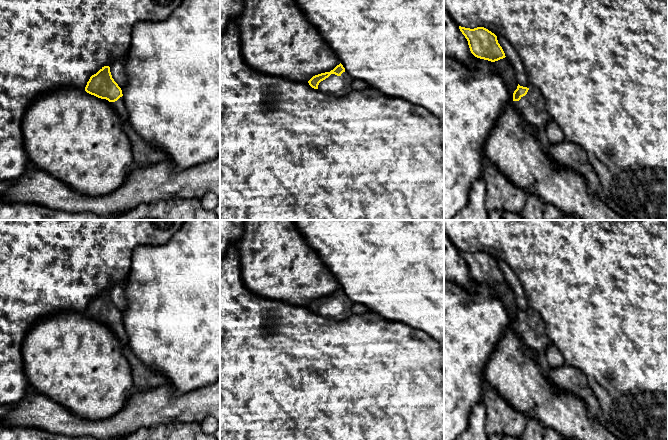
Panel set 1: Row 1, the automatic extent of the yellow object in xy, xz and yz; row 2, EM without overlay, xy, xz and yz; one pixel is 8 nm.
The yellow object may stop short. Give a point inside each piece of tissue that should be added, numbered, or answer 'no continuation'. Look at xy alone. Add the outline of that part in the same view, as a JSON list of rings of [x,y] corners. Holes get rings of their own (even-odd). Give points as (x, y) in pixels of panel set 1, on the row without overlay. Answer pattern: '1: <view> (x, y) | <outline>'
1: xy (119, 331) | [[[123,320],[115,326],[110,326],[114,334],[119,338],[120,342],[125,346],[127,344],[127,336],[124,329]]]

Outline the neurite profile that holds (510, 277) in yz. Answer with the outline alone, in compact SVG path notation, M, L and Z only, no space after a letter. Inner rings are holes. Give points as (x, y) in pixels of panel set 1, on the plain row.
M496 259L496 260L497 260L498 267L500 268L500 270L502 271L505 277L506 282L509 283L509 285L511 286L512 290L515 293L518 308L520 310L529 312L530 309L528 306L526 295L524 293L524 288L519 278L506 262L500 259Z

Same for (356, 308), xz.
M352 303L350 308L351 314L363 314L366 311L368 311L368 308L365 305L359 303Z

